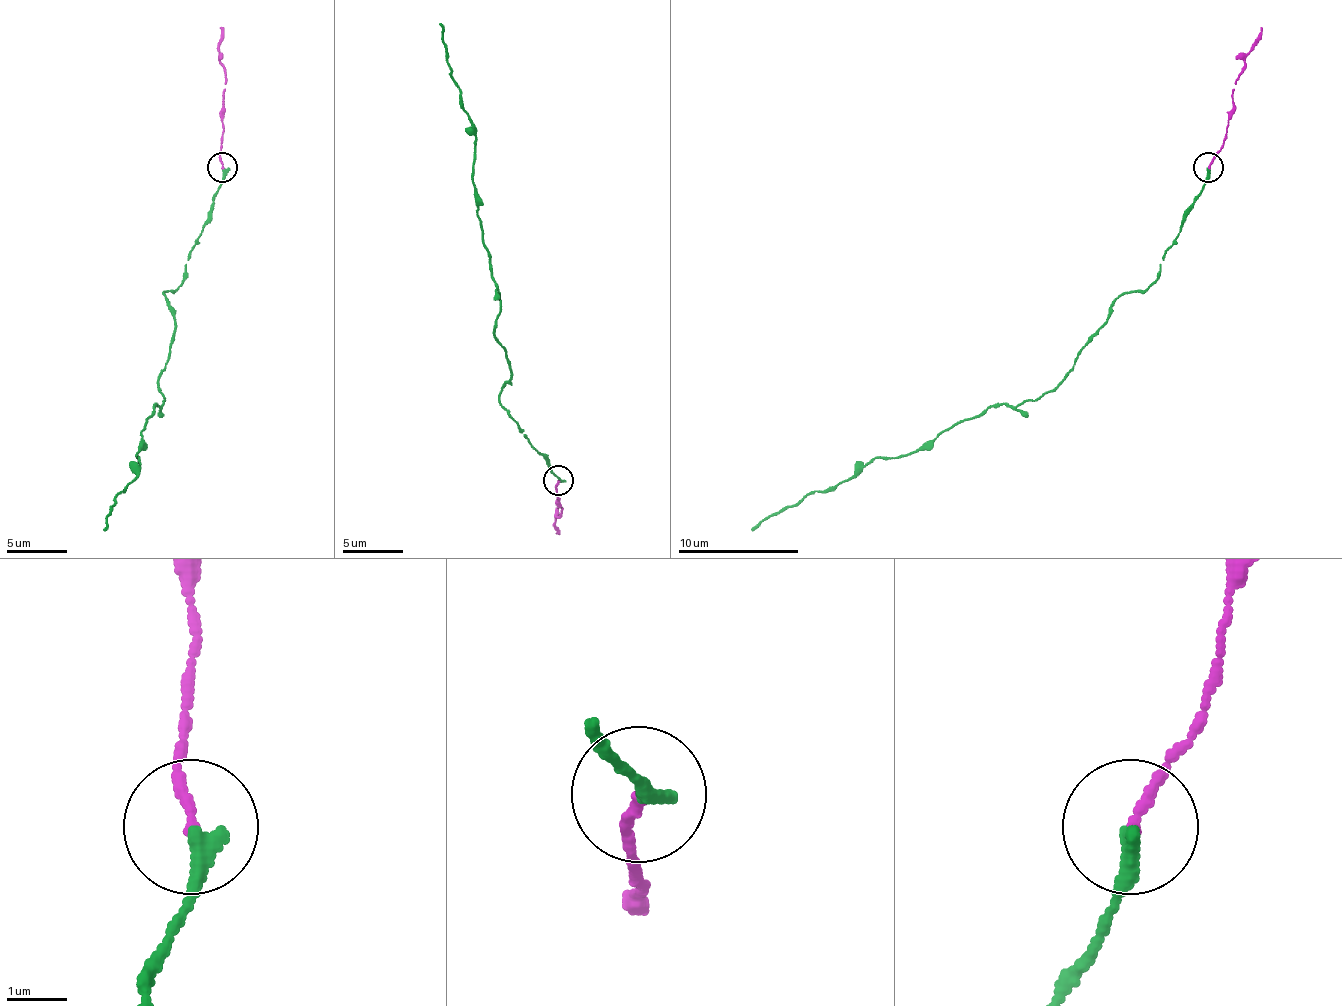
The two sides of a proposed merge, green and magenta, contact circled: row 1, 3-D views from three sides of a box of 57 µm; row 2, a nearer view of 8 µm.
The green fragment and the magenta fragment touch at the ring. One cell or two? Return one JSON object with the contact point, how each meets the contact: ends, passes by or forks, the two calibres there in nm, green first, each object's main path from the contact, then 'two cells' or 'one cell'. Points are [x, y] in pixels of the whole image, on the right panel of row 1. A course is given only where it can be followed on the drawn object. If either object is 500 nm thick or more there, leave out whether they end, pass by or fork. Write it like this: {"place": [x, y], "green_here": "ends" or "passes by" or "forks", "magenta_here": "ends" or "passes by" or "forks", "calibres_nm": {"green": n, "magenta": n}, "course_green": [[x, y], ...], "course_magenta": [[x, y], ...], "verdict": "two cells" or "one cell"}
{"place": [1208, 167], "green_here": "ends", "magenta_here": "ends", "calibres_nm": {"green": 320, "magenta": 170}, "course_green": [[1209, 168], [1158, 276], [1113, 303], [1055, 388], [956, 421], [908, 454], [872, 457], [836, 487], [751, 529]], "course_magenta": [[1209, 168], [1227, 132], [1236, 77], [1260, 26]], "verdict": "one cell"}

